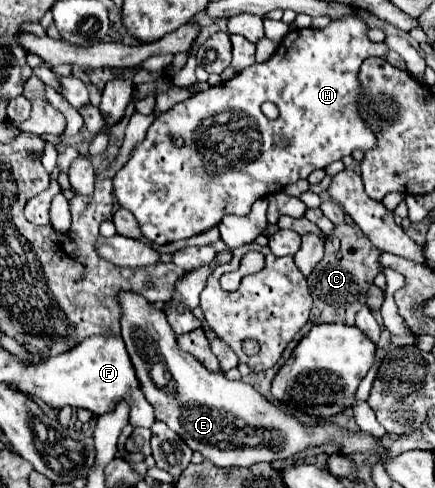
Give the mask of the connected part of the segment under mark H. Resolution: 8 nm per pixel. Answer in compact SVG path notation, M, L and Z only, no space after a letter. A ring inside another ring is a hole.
M359 16L333 20L325 30L293 30L279 42L279 48L267 62L253 64L231 78L231 82L199 92L155 118L145 138L131 150L129 160L113 178L119 204L135 214L143 236L155 244L197 236L219 224L223 216L247 214L257 198L279 192L287 184L307 178L313 170L353 154L353 150L373 150L377 146L377 134L365 126L359 114L359 100L363 94L359 66L369 56L381 56L399 70L407 70L407 66L385 44L373 44L365 32L367 26ZM263 100L279 108L277 120L263 116ZM173 134L185 140L183 146L173 142Z

